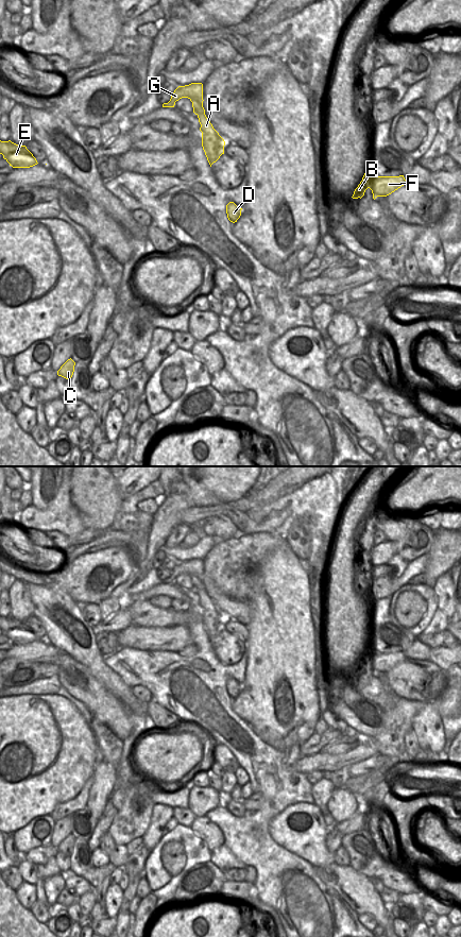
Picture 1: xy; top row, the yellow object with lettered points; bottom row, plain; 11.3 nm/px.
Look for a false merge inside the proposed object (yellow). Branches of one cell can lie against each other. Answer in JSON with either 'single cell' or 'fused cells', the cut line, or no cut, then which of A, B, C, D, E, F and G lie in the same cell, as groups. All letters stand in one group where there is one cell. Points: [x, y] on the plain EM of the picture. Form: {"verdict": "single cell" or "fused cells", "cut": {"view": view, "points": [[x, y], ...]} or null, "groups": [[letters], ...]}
{"verdict": "fused cells", "cut": {"view": "xy", "points": [[191, 577], [198, 576], [202, 578]]}, "groups": [["A", "D"], ["B", "C", "E", "F", "G"]]}

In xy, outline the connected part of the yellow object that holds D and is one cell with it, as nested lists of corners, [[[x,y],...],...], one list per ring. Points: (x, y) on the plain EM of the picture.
[[[234,678],[226,681],[227,694],[230,698],[235,699],[241,692],[242,684],[238,683]]]

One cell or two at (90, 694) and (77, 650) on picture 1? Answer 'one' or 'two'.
two

